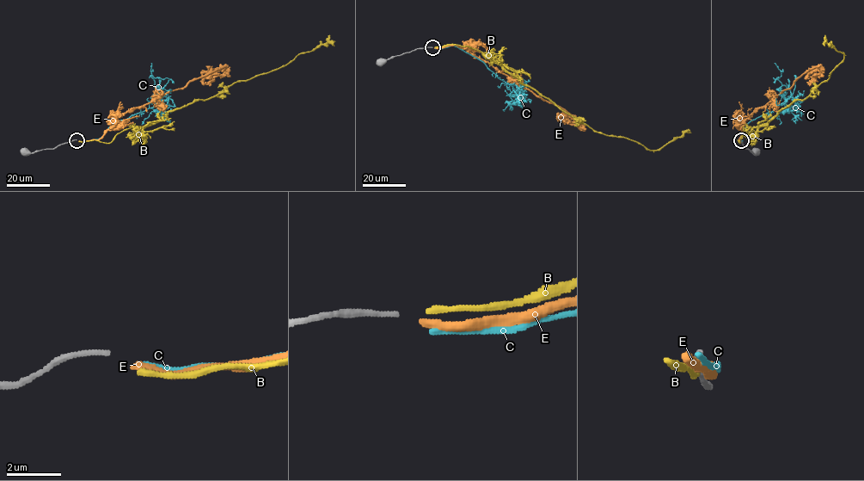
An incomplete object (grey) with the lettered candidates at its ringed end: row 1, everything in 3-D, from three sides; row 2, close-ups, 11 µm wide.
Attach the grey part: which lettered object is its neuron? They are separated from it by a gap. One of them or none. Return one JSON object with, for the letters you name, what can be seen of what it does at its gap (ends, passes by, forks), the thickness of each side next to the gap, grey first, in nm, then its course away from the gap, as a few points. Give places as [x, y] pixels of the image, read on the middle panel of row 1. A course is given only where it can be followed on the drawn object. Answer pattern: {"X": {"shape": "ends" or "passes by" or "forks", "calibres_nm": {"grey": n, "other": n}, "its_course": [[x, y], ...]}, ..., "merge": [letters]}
{"merge": []}

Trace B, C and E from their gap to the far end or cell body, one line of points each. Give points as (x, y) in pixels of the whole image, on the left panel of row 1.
B: (78, 141), (110, 143), (129, 128), (155, 124), (234, 83), (286, 65), (325, 45), (329, 35)
C: (79, 140), (99, 138), (113, 124), (157, 102), (166, 107), (160, 95), (169, 79), (155, 78), (151, 63)
E: (78, 141), (99, 139), (112, 129), (120, 115), (225, 66), (222, 74), (207, 77), (202, 84)

